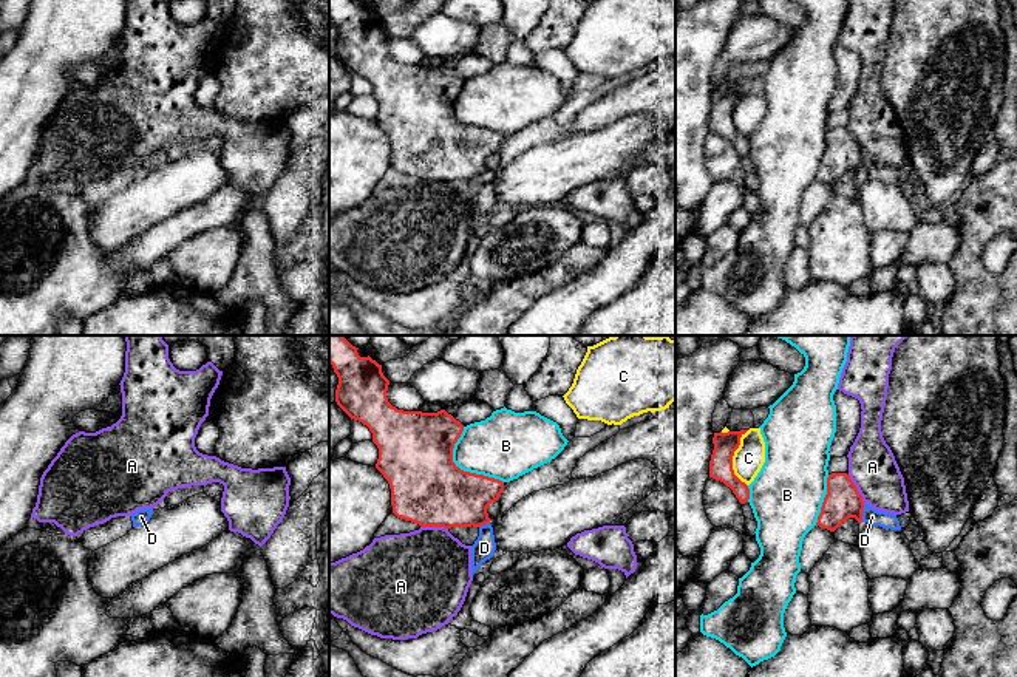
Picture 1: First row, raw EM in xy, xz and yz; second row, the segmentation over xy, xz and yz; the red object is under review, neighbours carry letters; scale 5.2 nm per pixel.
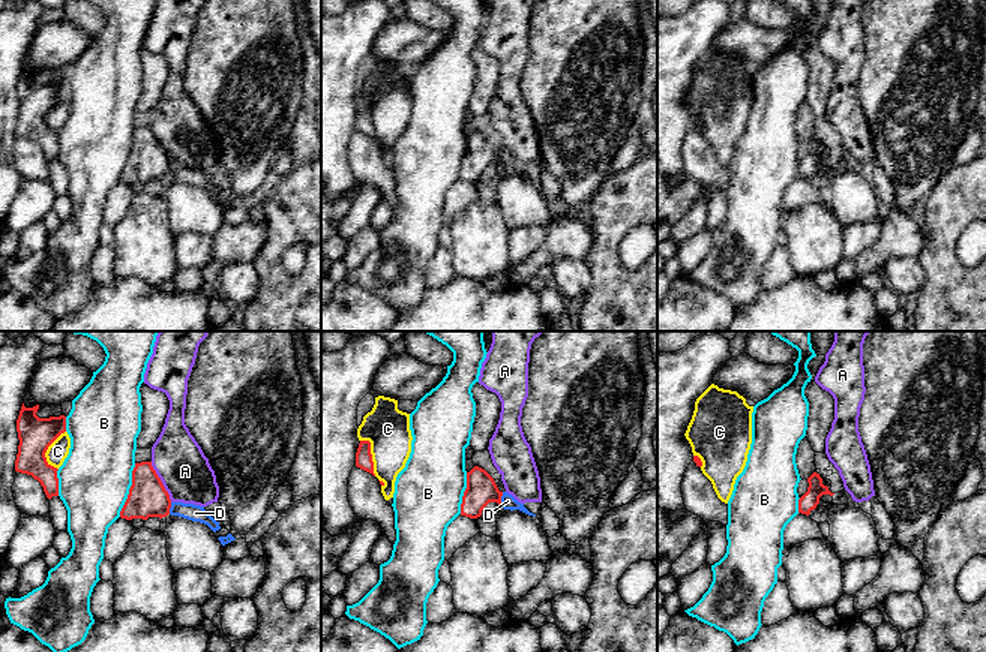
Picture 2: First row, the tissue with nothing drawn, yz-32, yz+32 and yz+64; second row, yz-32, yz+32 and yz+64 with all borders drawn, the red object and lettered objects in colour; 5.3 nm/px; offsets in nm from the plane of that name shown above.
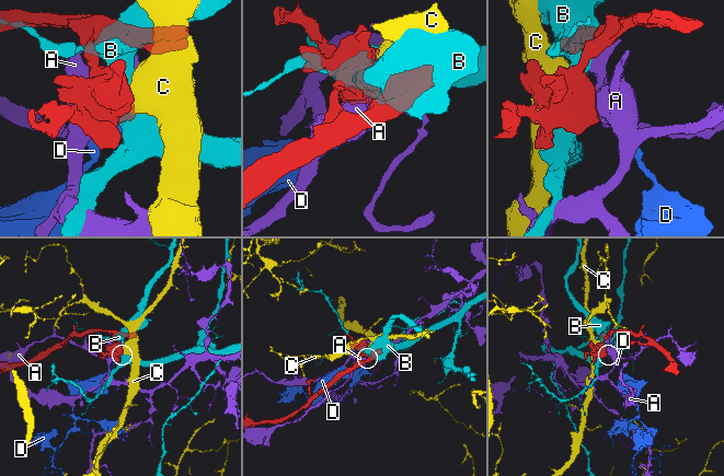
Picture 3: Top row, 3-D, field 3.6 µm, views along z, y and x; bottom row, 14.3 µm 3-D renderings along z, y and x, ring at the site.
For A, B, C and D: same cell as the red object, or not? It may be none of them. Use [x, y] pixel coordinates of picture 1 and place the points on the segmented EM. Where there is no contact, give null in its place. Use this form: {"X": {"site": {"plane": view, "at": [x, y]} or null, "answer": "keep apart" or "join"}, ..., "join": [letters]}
{"A": {"site": {"plane": "yz", "at": [857, 489]}, "answer": "keep apart"}, "B": {"site": {"plane": "xz", "at": [459, 469]}, "answer": "keep apart"}, "C": {"site": {"plane": "yz", "at": [731, 458]}, "answer": "keep apart"}, "D": {"site": {"plane": "yz", "at": [861, 513]}, "answer": "keep apart"}, "join": []}

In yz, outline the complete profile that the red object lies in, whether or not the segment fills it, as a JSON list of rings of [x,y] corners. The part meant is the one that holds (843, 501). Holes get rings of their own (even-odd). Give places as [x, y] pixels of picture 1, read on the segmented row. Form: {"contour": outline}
{"contour": [[[832,473],[827,478],[824,498],[816,526],[835,532],[849,518],[862,522],[864,501],[847,473]]]}

